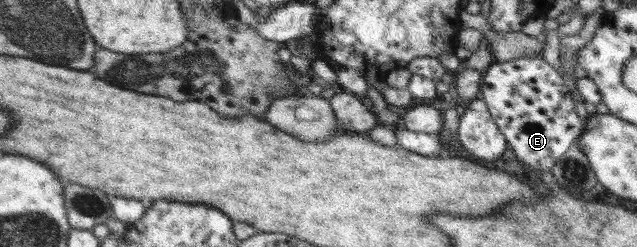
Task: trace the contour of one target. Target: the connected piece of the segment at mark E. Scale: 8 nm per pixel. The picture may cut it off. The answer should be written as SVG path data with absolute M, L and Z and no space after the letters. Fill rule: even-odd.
M521 57L520 59L490 65L483 74L481 96L488 103L489 112L494 120L494 123L496 123L500 133L502 133L502 135L504 135L506 138L508 145L512 147L514 155L516 155L518 161L521 161L526 168L532 167L534 171L551 171L551 169L554 167L554 164L569 150L569 147L583 132L583 123L580 121L578 113L574 110L574 99L568 90L568 86L564 84L562 76L560 76L560 74L554 68L552 68L552 66L550 66L550 64L548 64L543 57Z

